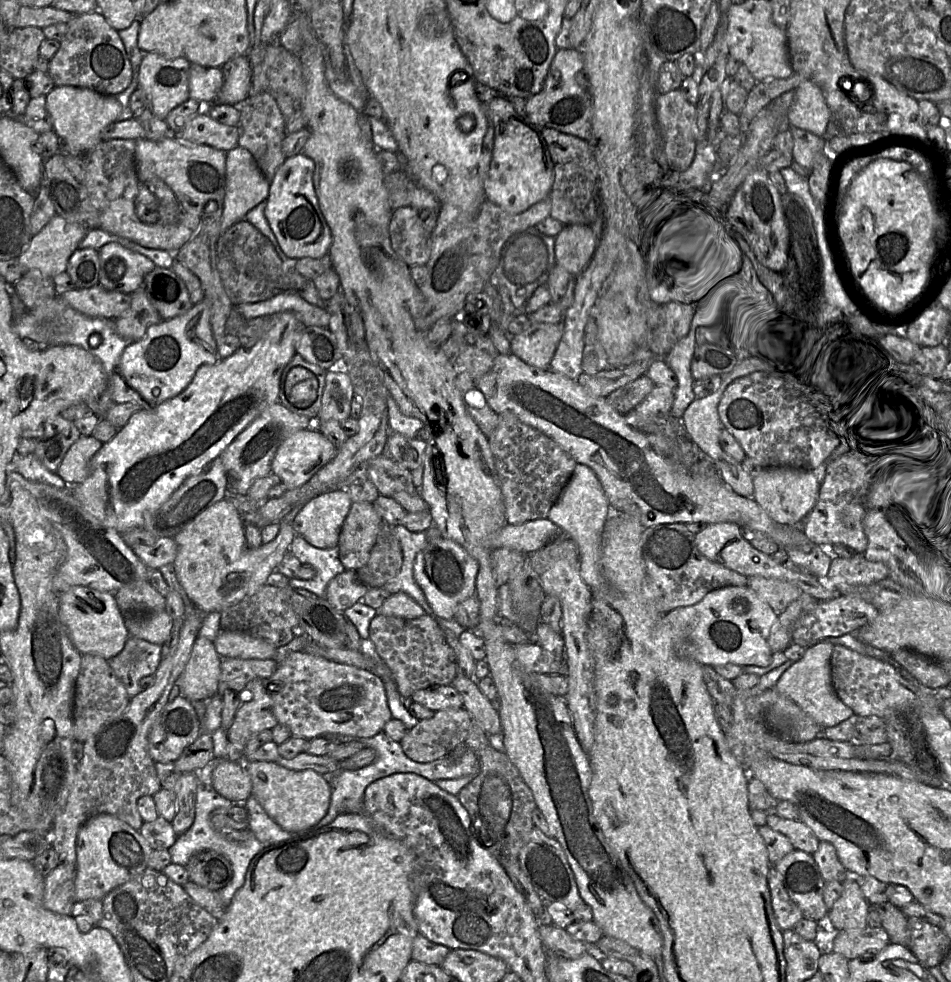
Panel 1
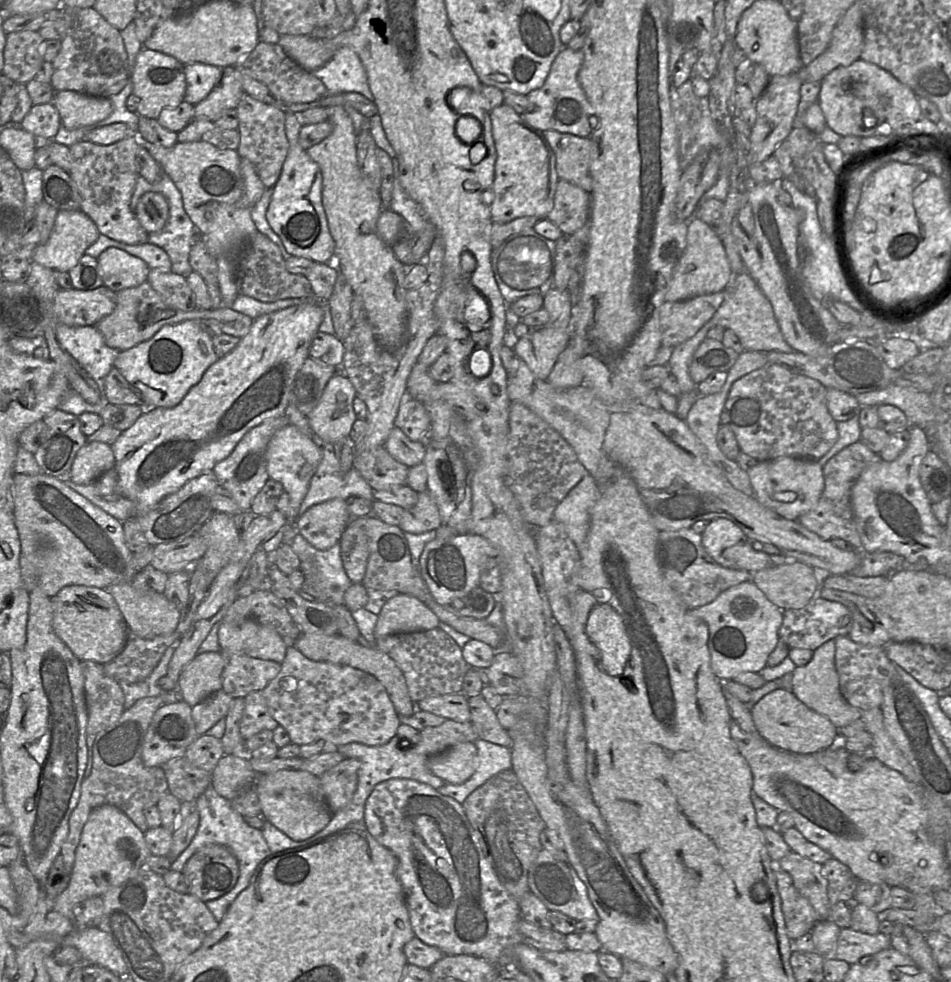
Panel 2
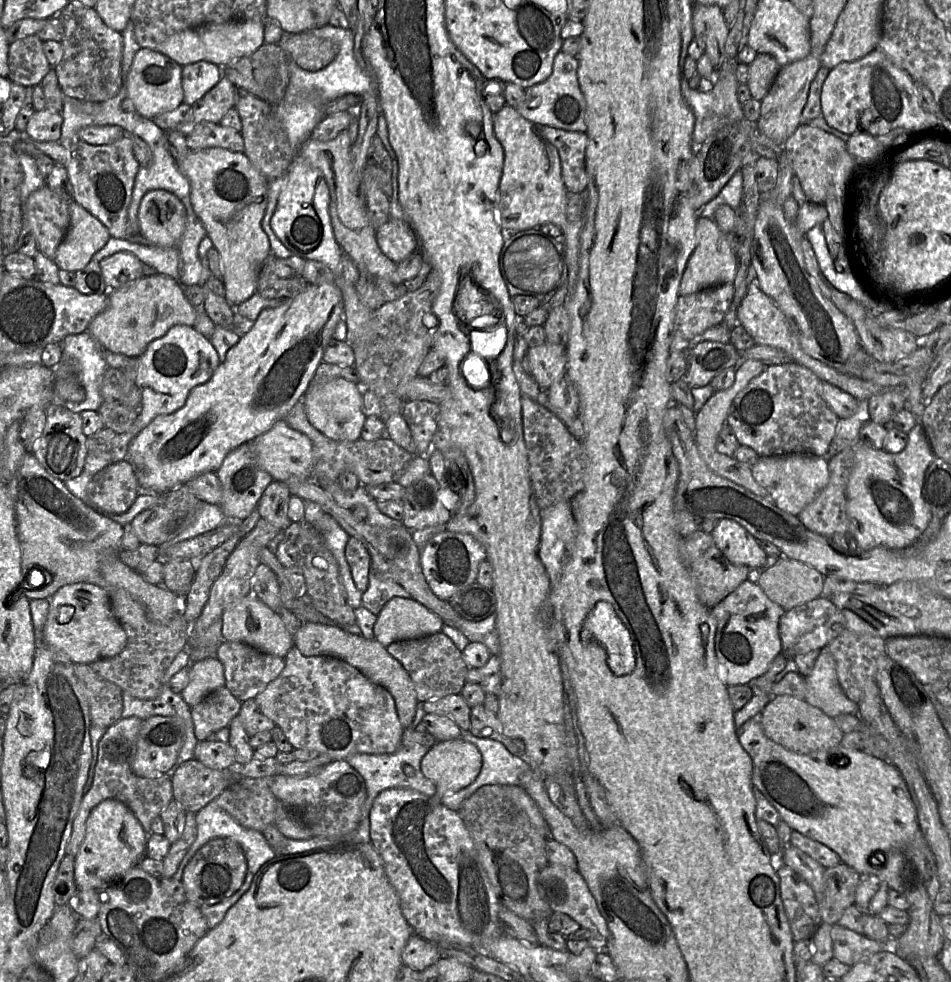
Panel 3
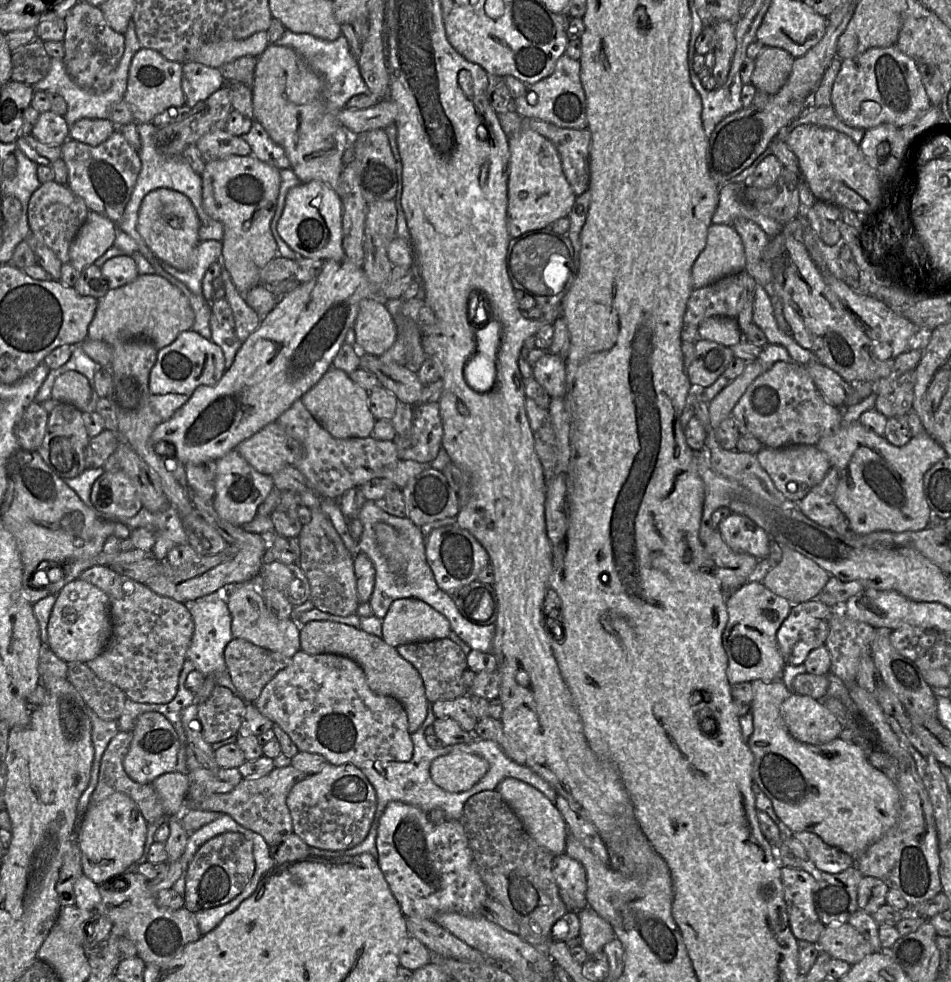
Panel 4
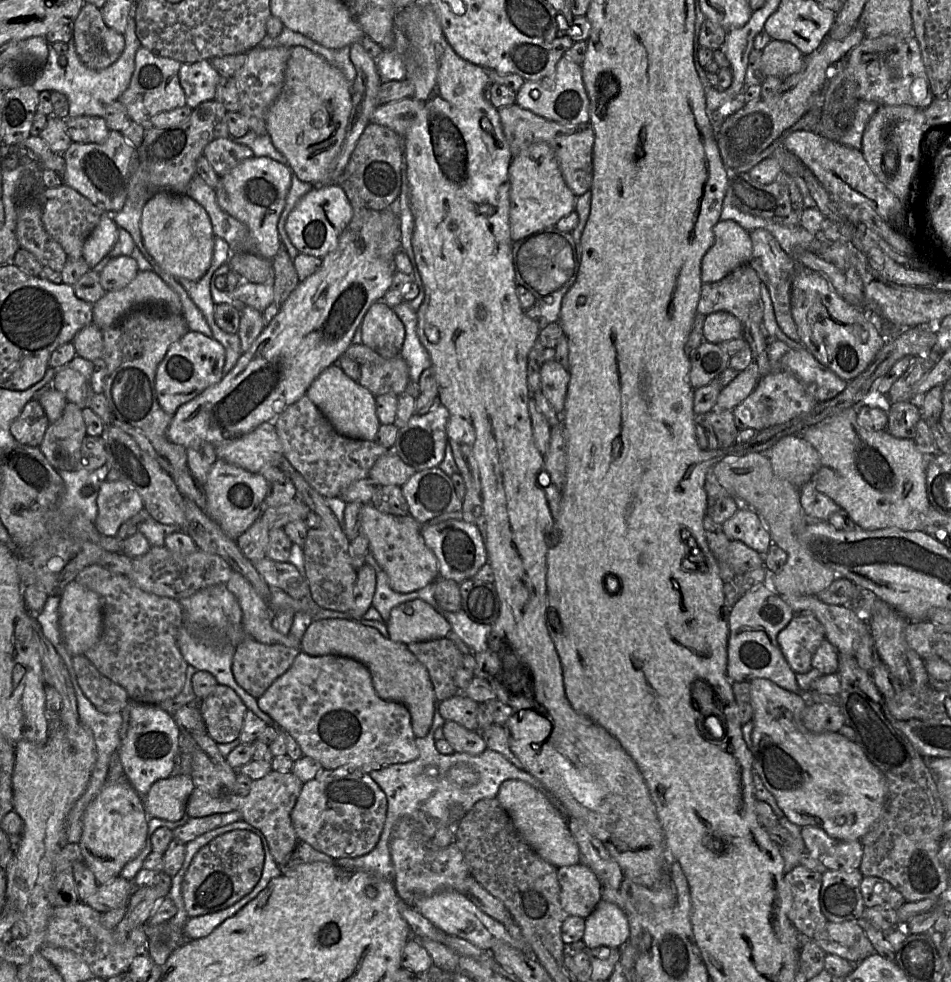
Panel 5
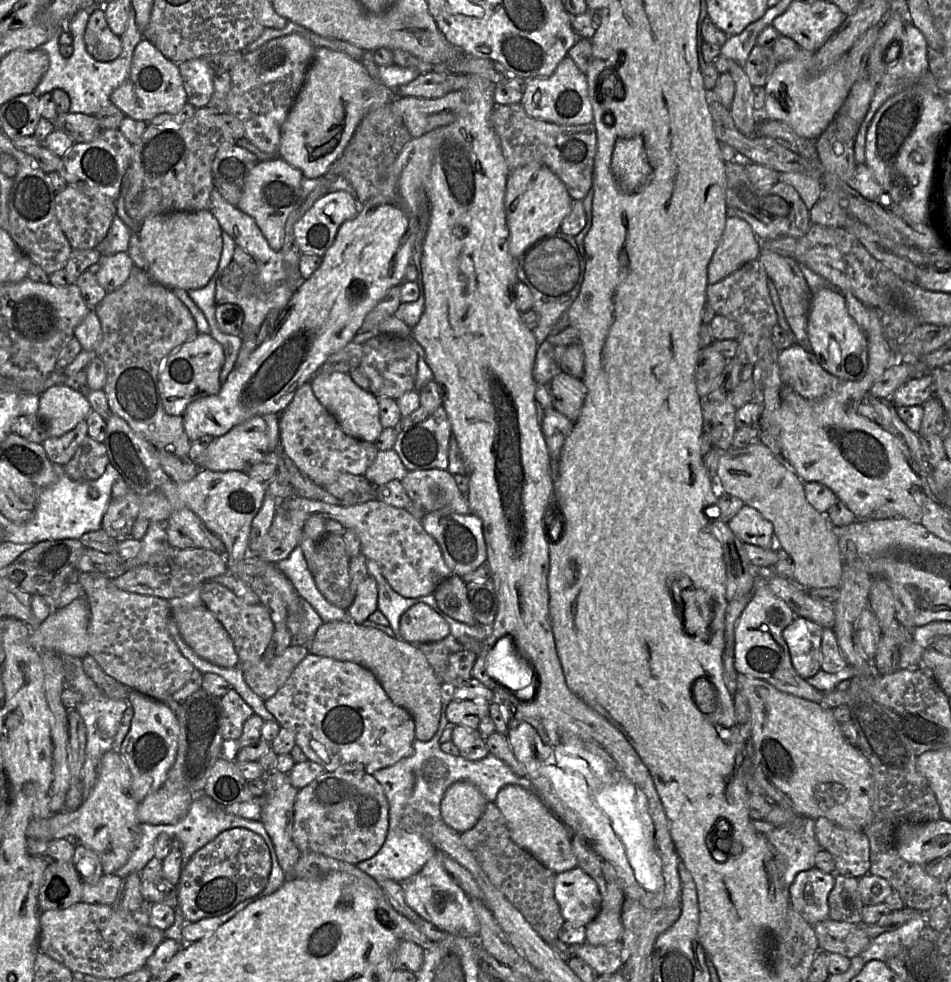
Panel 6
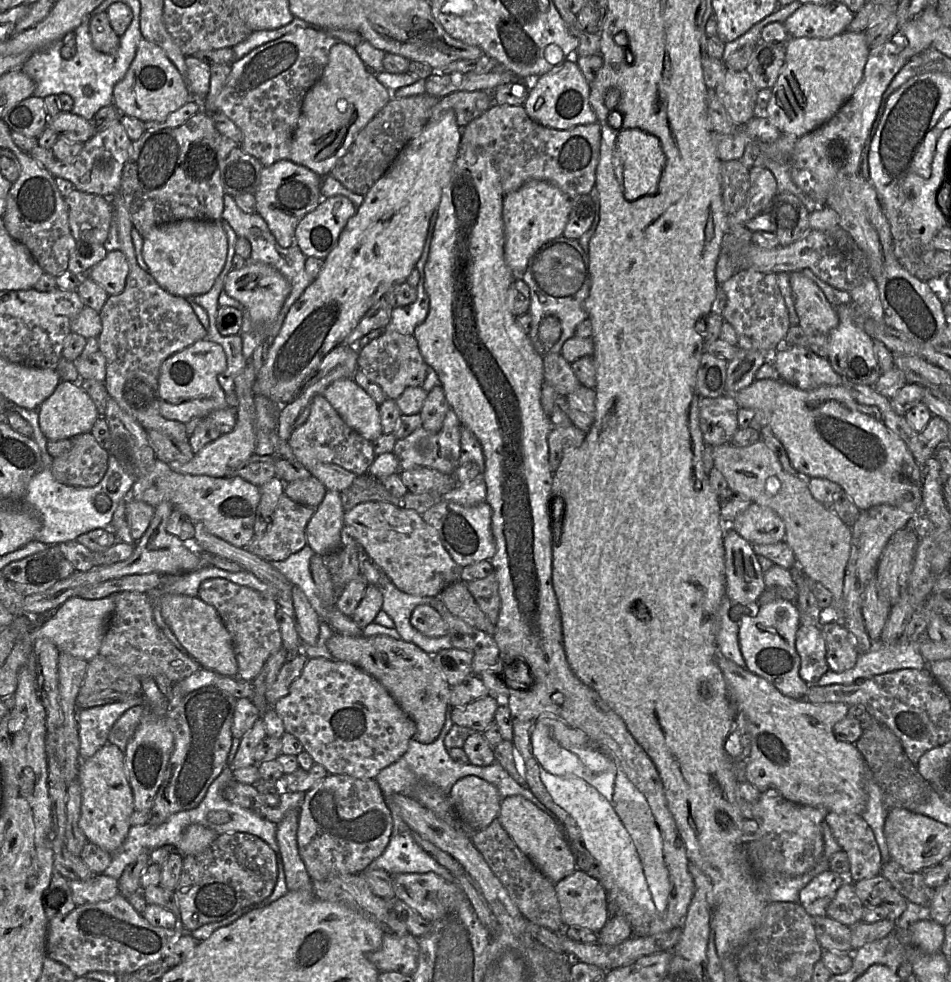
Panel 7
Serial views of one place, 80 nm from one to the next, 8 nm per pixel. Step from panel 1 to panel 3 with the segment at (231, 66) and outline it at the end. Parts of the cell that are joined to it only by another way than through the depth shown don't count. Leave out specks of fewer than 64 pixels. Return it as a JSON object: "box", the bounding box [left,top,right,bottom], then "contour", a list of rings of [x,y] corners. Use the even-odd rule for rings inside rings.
{"box":[175,75,236,135],"contour":[[[222,75],[220,81],[203,98],[194,103],[187,117],[175,131],[189,135],[199,124],[219,124],[229,110],[235,107],[236,87]]]}

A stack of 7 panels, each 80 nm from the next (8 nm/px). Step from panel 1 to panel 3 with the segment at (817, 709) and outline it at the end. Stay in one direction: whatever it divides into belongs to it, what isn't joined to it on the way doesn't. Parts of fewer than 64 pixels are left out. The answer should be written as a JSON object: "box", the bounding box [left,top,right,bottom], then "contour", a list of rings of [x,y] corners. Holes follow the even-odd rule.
{"box":[805,646,858,718],"contour":[[[828,646],[820,649],[816,663],[810,672],[805,677],[806,694],[805,700],[822,710],[829,717],[835,718],[841,714],[858,715],[858,704],[851,701],[842,690],[835,668],[835,660]]]}

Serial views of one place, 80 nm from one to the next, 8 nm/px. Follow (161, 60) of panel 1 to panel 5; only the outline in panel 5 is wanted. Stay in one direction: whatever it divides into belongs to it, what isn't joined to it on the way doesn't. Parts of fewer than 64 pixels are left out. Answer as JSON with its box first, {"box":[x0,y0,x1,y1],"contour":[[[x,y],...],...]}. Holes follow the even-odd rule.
{"box":[119,47,186,126],"contour":[[[140,47],[135,56],[135,68],[128,88],[119,101],[126,107],[130,119],[144,126],[150,125],[150,119],[162,112],[168,112],[186,105],[186,97],[179,81],[179,61],[155,54]]]}

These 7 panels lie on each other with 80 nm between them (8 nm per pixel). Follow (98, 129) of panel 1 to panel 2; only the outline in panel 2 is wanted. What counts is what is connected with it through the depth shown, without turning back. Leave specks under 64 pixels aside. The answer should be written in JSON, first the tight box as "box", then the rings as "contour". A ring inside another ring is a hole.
{"box":[51,90,113,130],"contour":[[[70,90],[55,91],[51,103],[59,112],[61,124],[69,130],[93,125],[113,111],[110,98]]]}

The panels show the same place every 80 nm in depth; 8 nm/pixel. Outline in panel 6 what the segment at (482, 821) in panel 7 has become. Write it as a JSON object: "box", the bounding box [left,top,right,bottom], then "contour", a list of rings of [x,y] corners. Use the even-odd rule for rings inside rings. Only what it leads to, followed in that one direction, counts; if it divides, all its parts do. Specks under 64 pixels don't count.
{"box":[442,782,487,833],"contour":[[[455,782],[447,789],[442,799],[442,820],[455,831],[463,833],[475,826],[487,803],[473,783]]]}

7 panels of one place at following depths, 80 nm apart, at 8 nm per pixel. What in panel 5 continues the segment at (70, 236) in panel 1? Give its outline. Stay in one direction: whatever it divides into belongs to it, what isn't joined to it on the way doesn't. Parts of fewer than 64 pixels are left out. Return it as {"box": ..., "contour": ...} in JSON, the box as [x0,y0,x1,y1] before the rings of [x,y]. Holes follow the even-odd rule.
{"box":[82,214,118,269],"contour":[[[104,214],[98,225],[86,239],[82,258],[93,269],[113,248],[117,241],[118,227],[111,214]]]}

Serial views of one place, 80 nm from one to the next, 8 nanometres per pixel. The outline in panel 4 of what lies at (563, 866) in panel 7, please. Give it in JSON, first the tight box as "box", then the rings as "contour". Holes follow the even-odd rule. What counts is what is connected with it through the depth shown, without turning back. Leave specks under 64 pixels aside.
{"box":[496,778,569,856],"contour":[[[514,778],[504,779],[496,788],[521,820],[527,833],[554,856],[565,853],[569,834],[567,824],[554,802],[531,785]]]}

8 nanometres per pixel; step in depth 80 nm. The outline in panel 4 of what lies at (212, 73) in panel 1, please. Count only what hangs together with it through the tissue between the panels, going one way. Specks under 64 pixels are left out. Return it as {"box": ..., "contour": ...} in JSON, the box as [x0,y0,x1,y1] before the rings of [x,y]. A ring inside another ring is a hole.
{"box":[182,62,225,108],"contour":[[[197,62],[182,64],[182,90],[185,105],[193,108],[220,89],[225,80],[219,69]]]}

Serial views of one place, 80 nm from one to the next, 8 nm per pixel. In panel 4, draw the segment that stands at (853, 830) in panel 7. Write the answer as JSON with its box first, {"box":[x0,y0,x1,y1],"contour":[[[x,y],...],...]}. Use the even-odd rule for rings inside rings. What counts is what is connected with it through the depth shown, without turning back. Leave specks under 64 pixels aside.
{"box":[793,831,856,874],"contour":[[[800,831],[793,836],[805,848],[817,871],[836,874],[856,865],[851,855],[826,844],[812,832]]]}

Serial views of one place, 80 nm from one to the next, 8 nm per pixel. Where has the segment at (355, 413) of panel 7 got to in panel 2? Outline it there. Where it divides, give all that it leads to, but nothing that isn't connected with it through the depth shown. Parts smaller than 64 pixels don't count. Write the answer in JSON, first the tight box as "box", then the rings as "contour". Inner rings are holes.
{"box":[307,368,357,444],"contour":[[[339,368],[328,381],[318,404],[307,415],[311,429],[331,444],[349,437],[357,419],[353,407],[356,396],[352,382]]]}

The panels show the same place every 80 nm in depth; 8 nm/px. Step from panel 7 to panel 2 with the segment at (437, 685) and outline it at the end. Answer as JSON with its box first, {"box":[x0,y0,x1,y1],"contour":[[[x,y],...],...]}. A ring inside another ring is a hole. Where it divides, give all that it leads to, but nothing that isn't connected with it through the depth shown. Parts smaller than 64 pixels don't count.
{"box":[294,633,414,716],"contour":[[[302,633],[295,641],[294,646],[310,660],[348,665],[371,674],[385,687],[398,715],[412,716],[414,714],[414,702],[409,695],[403,672],[390,656],[375,645],[362,646],[358,641],[350,640],[340,633],[336,635]]]}

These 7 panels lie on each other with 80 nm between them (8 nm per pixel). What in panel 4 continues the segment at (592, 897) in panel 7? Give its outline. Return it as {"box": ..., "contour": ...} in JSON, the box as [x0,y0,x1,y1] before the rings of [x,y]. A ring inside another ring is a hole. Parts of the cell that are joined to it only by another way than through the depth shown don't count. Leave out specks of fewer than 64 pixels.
{"box":[552,853,588,913],"contour":[[[563,853],[554,856],[552,869],[567,911],[579,913],[588,907],[587,874],[582,864]]]}

